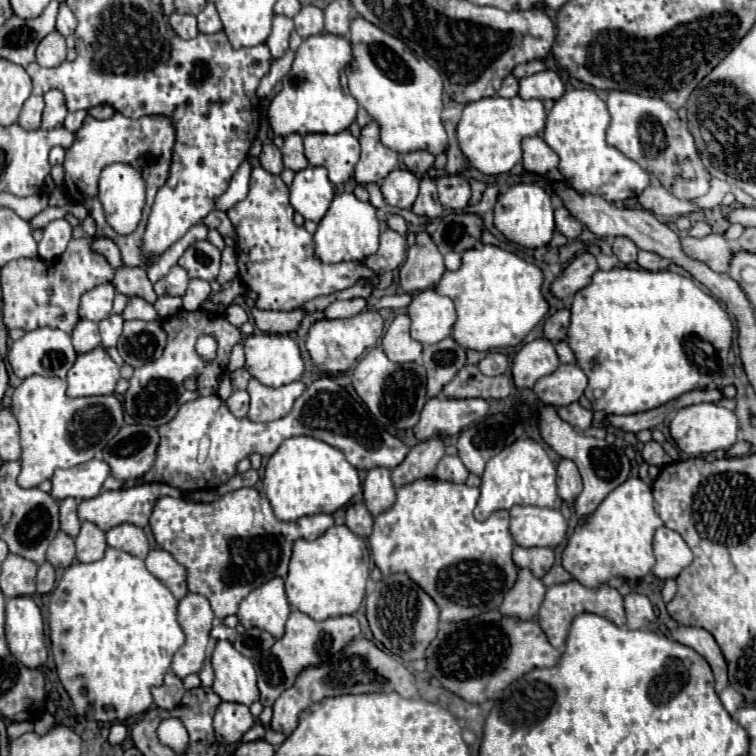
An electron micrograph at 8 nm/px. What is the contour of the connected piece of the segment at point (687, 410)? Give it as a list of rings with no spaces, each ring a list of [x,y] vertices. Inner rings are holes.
[[[697,403],[697,405],[683,407],[675,413],[675,417],[669,425],[669,433],[671,433],[673,441],[689,457],[699,457],[705,453],[729,449],[737,439],[737,431],[739,431],[739,423],[737,423],[735,413],[717,403]]]

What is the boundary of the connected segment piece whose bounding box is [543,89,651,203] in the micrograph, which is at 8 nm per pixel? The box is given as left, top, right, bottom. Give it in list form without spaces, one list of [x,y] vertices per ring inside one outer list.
[[[571,89],[567,91],[549,111],[543,139],[559,155],[559,171],[579,193],[593,193],[605,201],[625,201],[639,197],[649,187],[649,175],[619,149],[607,145],[605,131],[611,117],[603,99],[593,89]]]

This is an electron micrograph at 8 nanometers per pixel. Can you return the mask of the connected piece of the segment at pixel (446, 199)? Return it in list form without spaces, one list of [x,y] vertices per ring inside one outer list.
[[[443,175],[437,179],[439,199],[445,209],[465,209],[471,197],[469,181],[463,175]]]

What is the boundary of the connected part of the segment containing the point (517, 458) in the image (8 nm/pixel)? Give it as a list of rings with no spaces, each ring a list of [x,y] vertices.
[[[519,439],[513,445],[505,447],[499,455],[495,455],[483,473],[481,497],[473,515],[483,521],[497,509],[511,509],[513,505],[533,505],[533,507],[549,507],[559,509],[561,499],[557,497],[555,487],[557,471],[547,451],[533,439]]]

